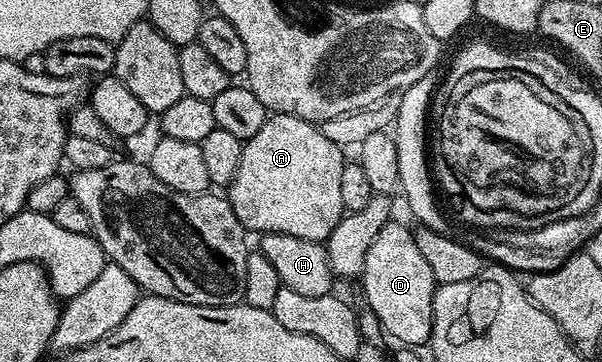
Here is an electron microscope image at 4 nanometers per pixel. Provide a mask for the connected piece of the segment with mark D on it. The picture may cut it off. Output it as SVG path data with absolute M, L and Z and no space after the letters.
M389 222L382 226L382 230L378 230L378 238L374 238L374 242L370 242L370 250L366 250L366 266L362 277L364 296L368 299L366 306L377 316L383 331L397 340L397 345L427 345L432 338L432 303L438 285L434 274L430 274L426 258L422 258L418 250L415 231L411 227L408 229L404 224L396 223Z

